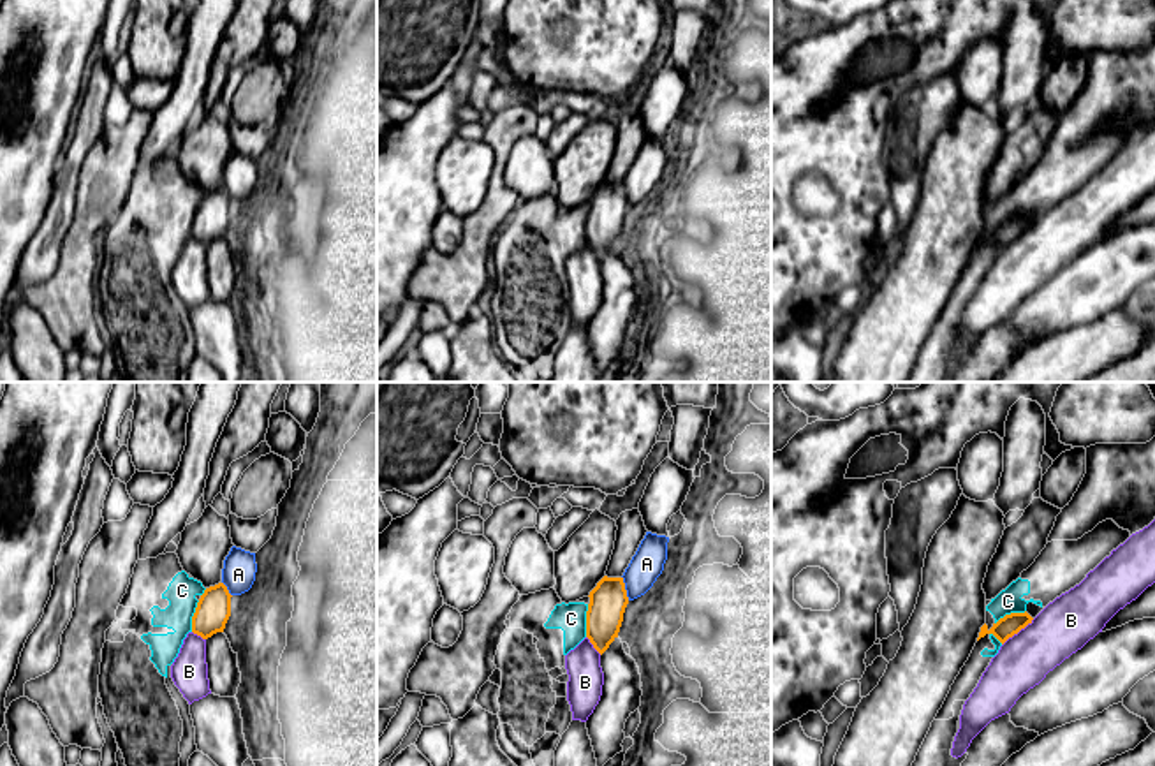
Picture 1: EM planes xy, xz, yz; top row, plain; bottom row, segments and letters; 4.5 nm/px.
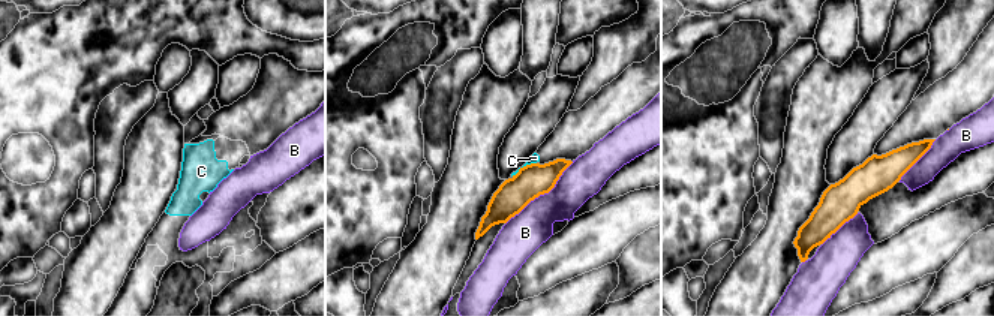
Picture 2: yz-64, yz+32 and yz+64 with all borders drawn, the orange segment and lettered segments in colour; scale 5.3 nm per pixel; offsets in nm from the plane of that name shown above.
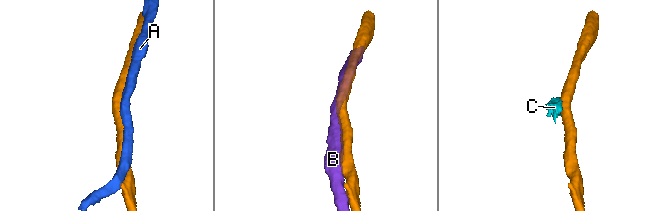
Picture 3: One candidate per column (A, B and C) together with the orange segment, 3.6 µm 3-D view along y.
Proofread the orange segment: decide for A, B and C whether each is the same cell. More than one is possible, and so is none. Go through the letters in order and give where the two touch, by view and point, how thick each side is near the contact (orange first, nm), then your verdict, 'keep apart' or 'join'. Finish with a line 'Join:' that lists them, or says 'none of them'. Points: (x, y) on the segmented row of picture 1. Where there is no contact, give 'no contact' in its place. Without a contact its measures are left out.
A: contact xz (624, 589); calibres 170 and 150 nm; keep apart
B: contact yz (1018, 631); calibres 100 and 240 nm; keep apart
C: contact xz (587, 620); calibres 170 and 140 nm; keep apart
Join: none of them

